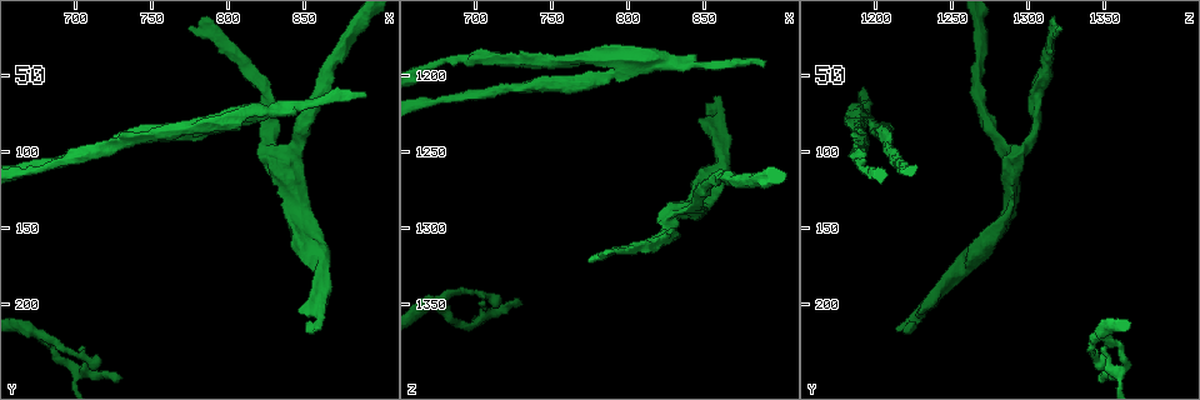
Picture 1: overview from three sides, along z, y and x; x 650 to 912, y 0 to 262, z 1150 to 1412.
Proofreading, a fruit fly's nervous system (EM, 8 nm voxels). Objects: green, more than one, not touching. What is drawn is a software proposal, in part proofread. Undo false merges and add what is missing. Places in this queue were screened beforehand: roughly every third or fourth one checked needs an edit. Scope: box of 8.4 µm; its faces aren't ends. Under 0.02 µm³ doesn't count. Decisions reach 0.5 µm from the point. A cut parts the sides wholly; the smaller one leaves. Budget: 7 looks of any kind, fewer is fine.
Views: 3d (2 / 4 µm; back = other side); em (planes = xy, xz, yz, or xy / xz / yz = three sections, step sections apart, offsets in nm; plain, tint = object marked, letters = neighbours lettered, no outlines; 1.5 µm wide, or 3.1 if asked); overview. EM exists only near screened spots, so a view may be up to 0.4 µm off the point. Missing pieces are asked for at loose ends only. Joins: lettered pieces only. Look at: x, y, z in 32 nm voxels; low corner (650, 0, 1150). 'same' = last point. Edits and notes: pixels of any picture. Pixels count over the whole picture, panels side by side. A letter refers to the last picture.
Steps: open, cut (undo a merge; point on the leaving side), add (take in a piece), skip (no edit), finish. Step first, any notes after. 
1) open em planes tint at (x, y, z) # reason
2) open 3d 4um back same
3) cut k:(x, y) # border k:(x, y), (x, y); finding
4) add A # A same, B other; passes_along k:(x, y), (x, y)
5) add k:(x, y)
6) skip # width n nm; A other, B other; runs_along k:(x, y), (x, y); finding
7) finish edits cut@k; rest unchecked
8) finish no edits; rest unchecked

open 3d 2um at (890, 62, 1194) # end of a long branch

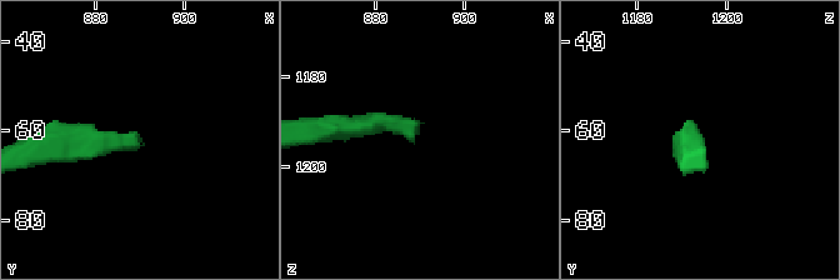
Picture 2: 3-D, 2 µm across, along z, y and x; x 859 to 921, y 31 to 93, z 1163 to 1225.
open em xz step 4 letters at (889, 60, 1194) # shape alone is not enough

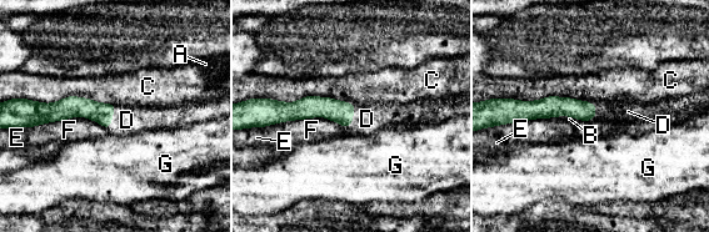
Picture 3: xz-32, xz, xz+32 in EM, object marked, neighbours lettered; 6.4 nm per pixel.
open em yz step 4 letters same

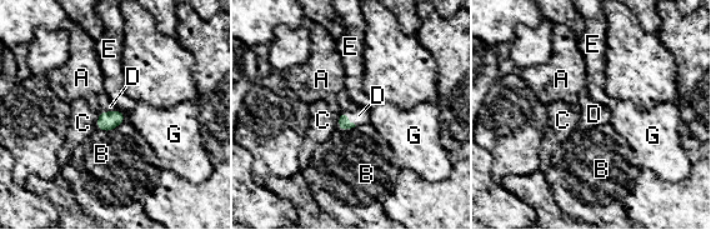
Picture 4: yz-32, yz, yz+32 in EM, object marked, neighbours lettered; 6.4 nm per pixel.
add D # A other, B other, C other, D same, E other, G other; passes_along 4:(344, 125), (346, 119), (359, 115); it goes on there

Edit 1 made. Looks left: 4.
open em planes tint at (836, 108, 1288) # three-way junction

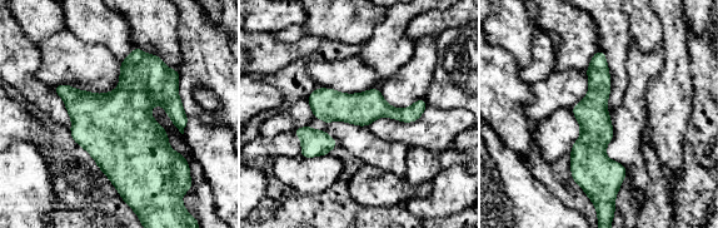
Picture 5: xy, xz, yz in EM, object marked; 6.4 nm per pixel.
open em planes letters same

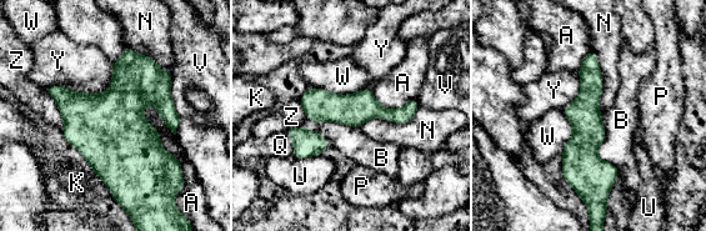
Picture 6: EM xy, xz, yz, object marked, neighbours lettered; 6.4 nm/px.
skip # width 200 nm; A other, B other, K other, N other, P other, Q other, U other, V other, W other, Y other, Z other; runs_along 6:(592, 55), (586, 104), (586, 191); all the same cell

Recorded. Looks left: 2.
open em 3.1um planes tint at (676, 110, 1190) # sudden change in width

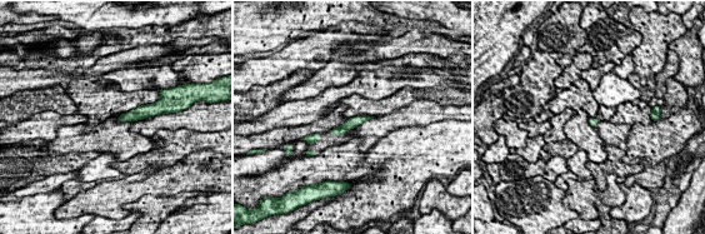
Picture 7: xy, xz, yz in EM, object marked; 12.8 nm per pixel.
open em 3.1um planes letters same # what lies round it

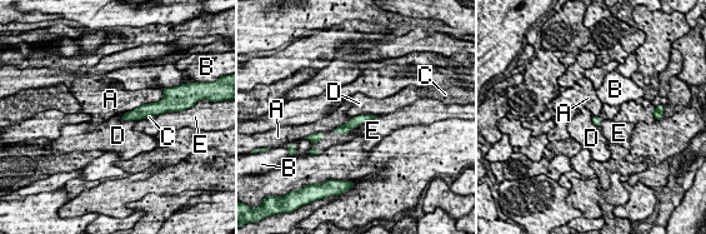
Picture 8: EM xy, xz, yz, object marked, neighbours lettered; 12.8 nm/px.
skip # longest_contact A 460 nm; A other, B other, C other, D other, E other; continuous, no second cell

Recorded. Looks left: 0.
finish edits add@4; rest unchecked

